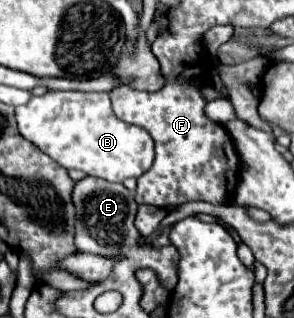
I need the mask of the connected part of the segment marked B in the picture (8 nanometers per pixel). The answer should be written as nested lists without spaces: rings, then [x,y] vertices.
[[[48,91],[42,97],[32,97],[26,105],[16,107],[18,131],[22,137],[40,147],[48,157],[60,163],[66,169],[80,169],[86,175],[94,175],[106,181],[122,183],[128,177],[140,177],[150,169],[154,161],[154,143],[146,129],[128,125],[118,119],[112,111],[108,93],[82,93],[82,91]]]

